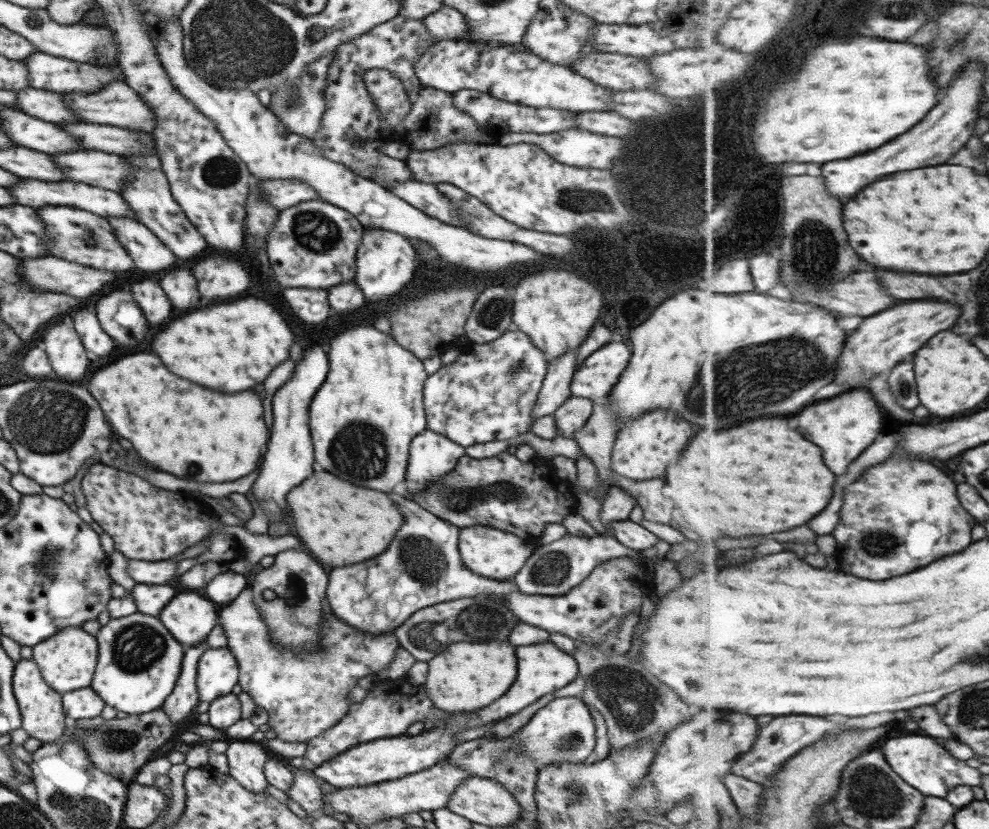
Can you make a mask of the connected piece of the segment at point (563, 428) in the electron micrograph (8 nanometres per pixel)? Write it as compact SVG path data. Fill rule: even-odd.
M569 396L552 417L555 421L557 437L573 439L577 432L589 418L595 402L579 396Z

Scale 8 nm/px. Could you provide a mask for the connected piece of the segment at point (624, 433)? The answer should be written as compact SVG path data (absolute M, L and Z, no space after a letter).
M657 410L645 412L639 418L624 422L618 431L611 451L610 469L631 480L649 480L665 472L665 468L677 462L685 444L693 436L691 424L673 416L673 412Z

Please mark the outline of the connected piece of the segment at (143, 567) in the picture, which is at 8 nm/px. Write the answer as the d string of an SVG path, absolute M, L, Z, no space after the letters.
M169 559L149 562L146 560L127 561L127 572L139 584L169 584L175 578L175 564Z

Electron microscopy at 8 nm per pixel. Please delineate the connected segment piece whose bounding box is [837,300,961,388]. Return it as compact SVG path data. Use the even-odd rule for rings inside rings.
M909 300L871 318L865 318L863 328L859 328L855 336L849 336L849 340L845 342L845 352L841 354L841 364L837 370L837 384L849 386L853 380L853 388L857 388L863 384L865 370L869 378L873 378L883 370L897 366L899 362L913 356L919 348L923 348L935 334L951 328L959 320L959 316L961 308L957 304L941 300Z

